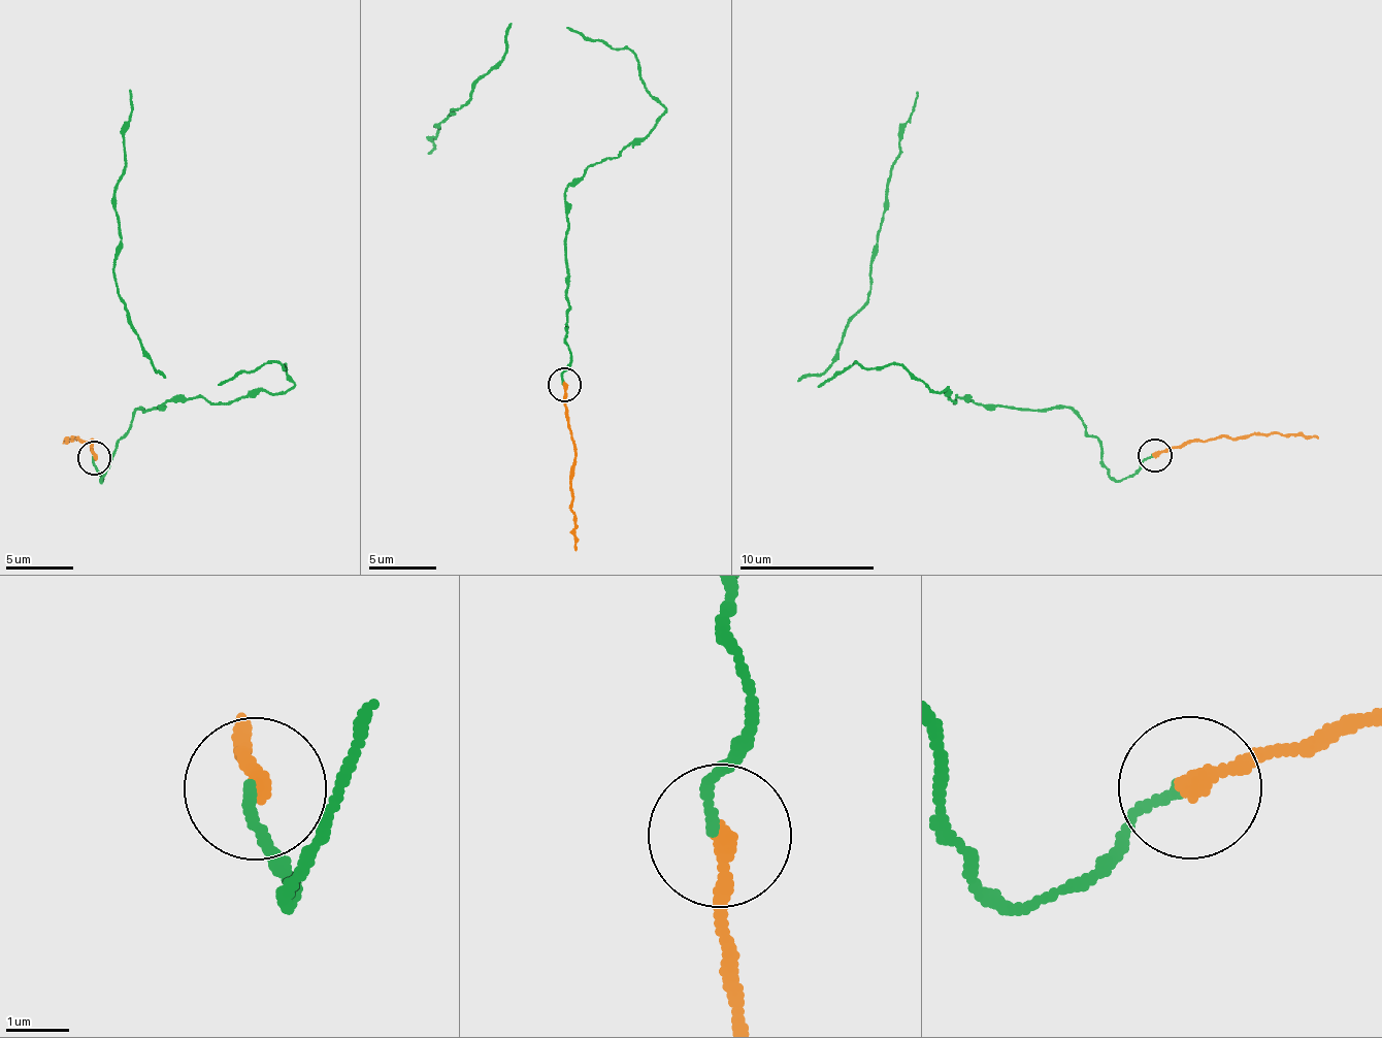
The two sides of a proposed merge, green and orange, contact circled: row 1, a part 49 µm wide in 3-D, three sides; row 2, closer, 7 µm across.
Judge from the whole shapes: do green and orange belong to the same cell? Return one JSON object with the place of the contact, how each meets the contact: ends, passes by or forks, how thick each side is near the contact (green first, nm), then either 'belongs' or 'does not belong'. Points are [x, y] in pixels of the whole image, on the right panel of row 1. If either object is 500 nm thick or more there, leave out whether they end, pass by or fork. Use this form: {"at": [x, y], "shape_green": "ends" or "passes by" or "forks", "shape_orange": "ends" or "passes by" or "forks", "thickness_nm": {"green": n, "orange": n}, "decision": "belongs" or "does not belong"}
{"at": [1155, 455], "shape_green": "ends", "shape_orange": "ends", "thickness_nm": {"green": 140, "orange": 280}, "decision": "does not belong"}

